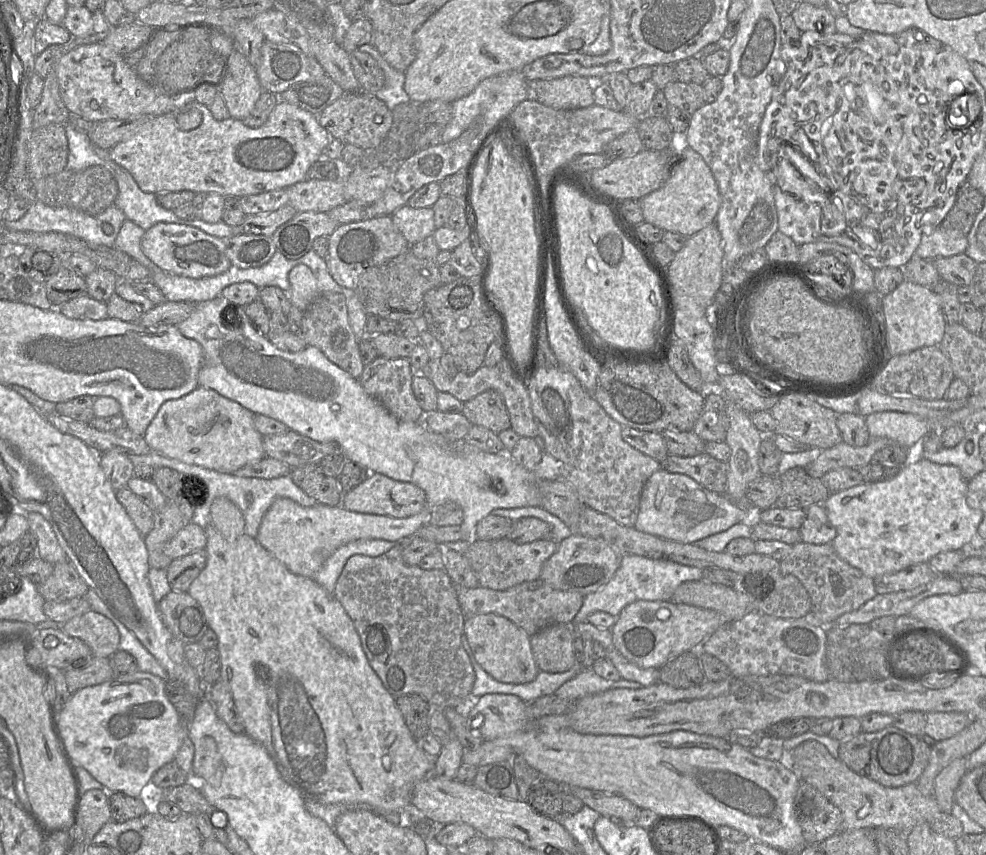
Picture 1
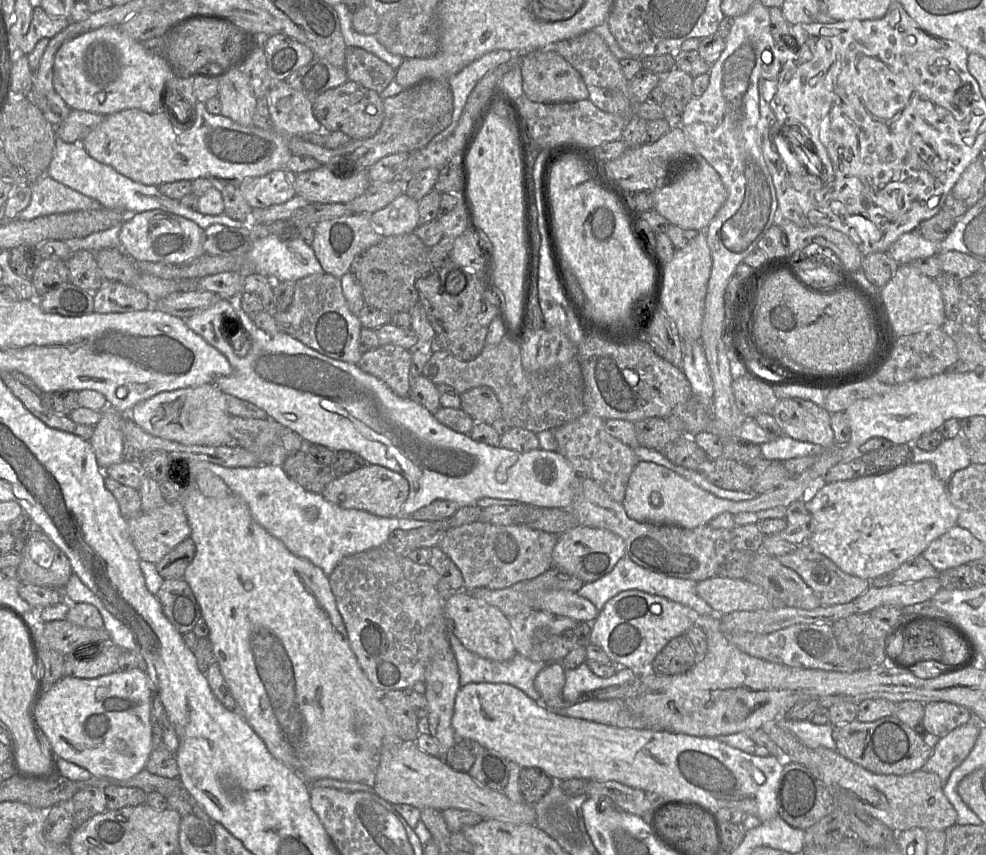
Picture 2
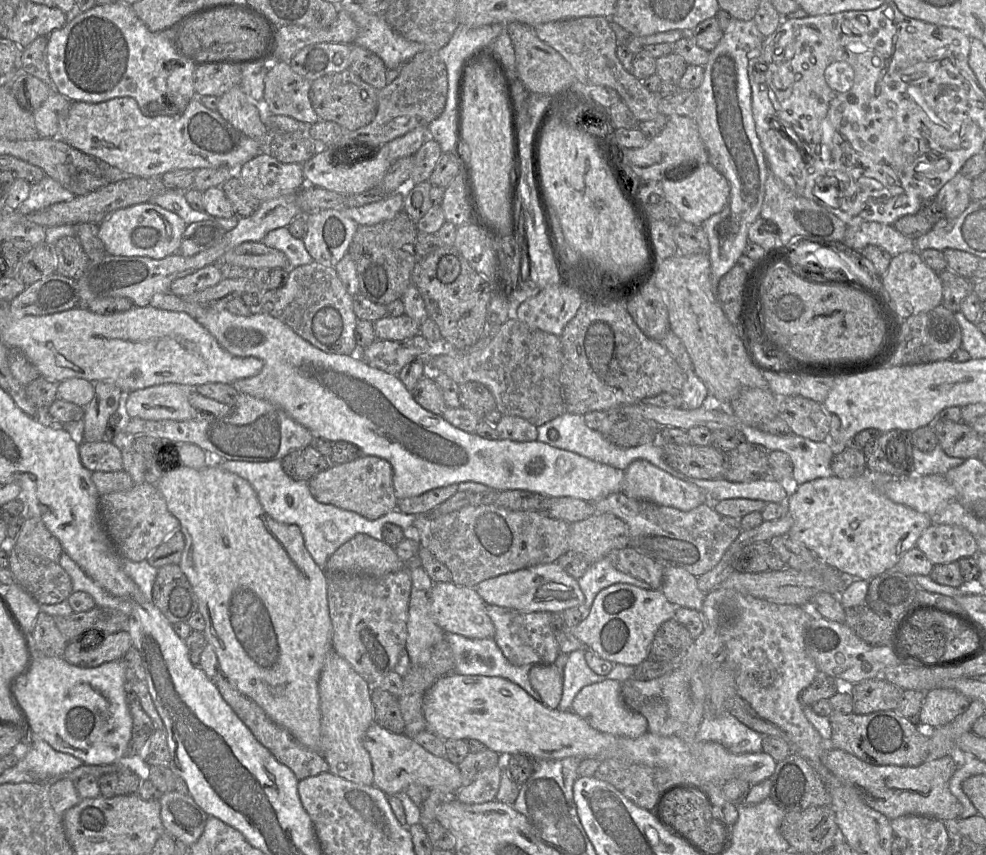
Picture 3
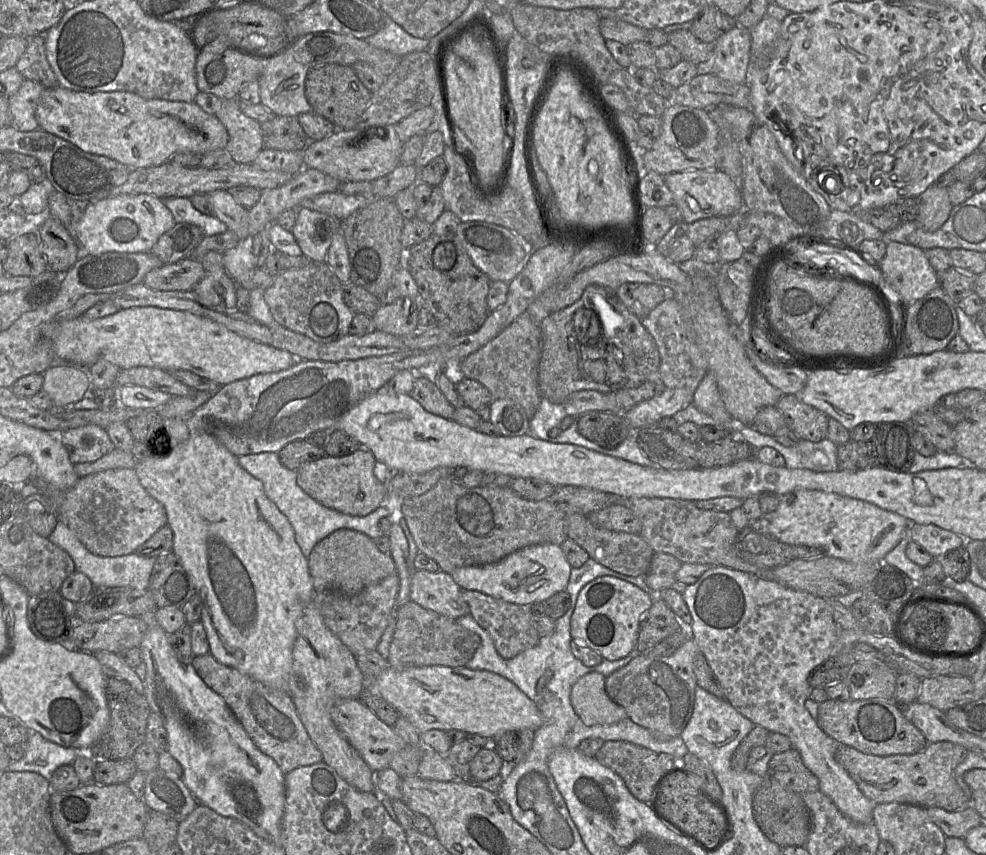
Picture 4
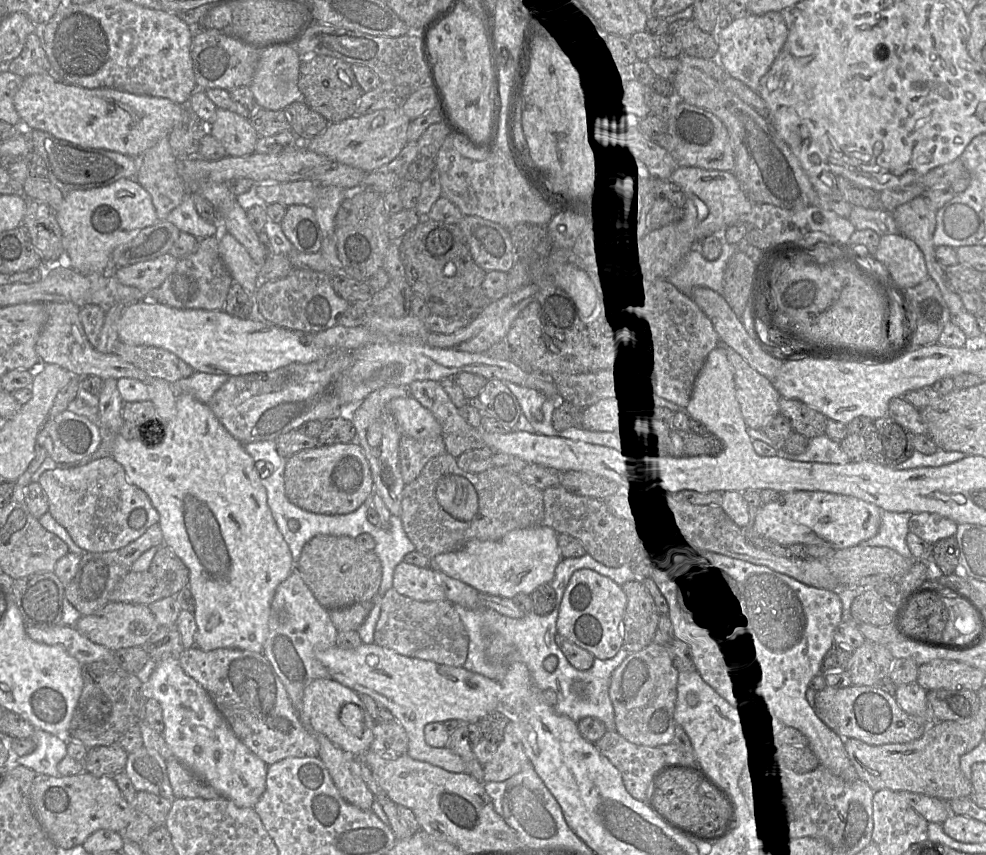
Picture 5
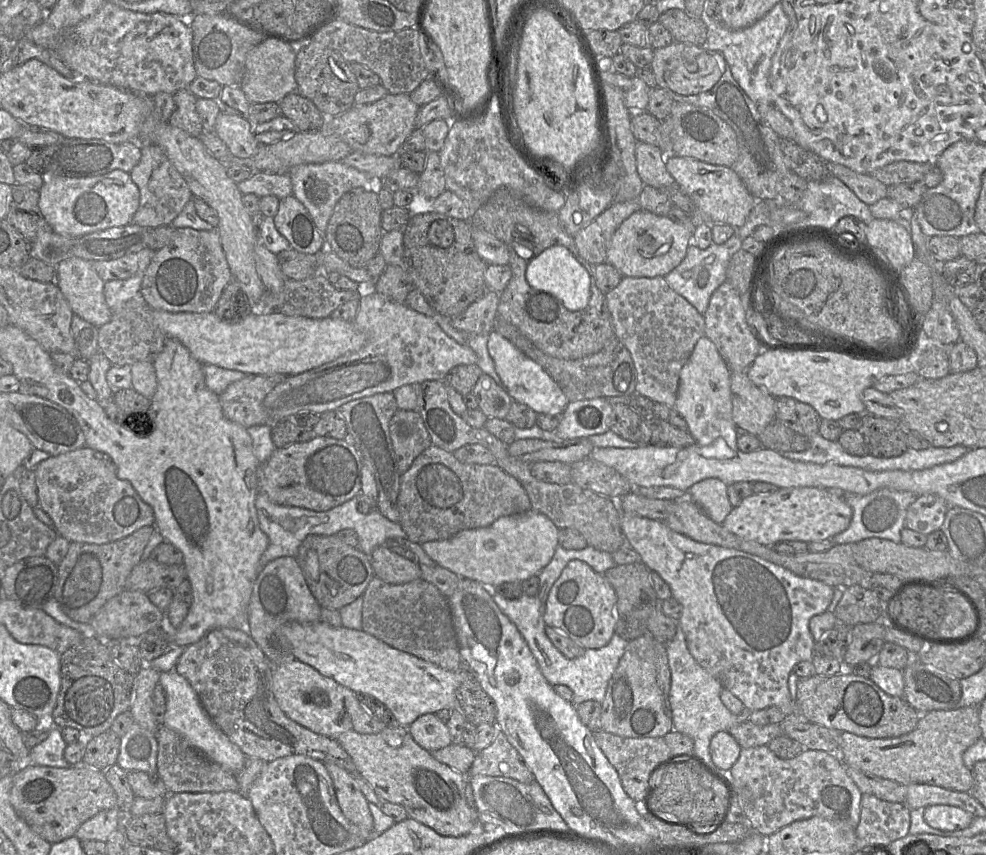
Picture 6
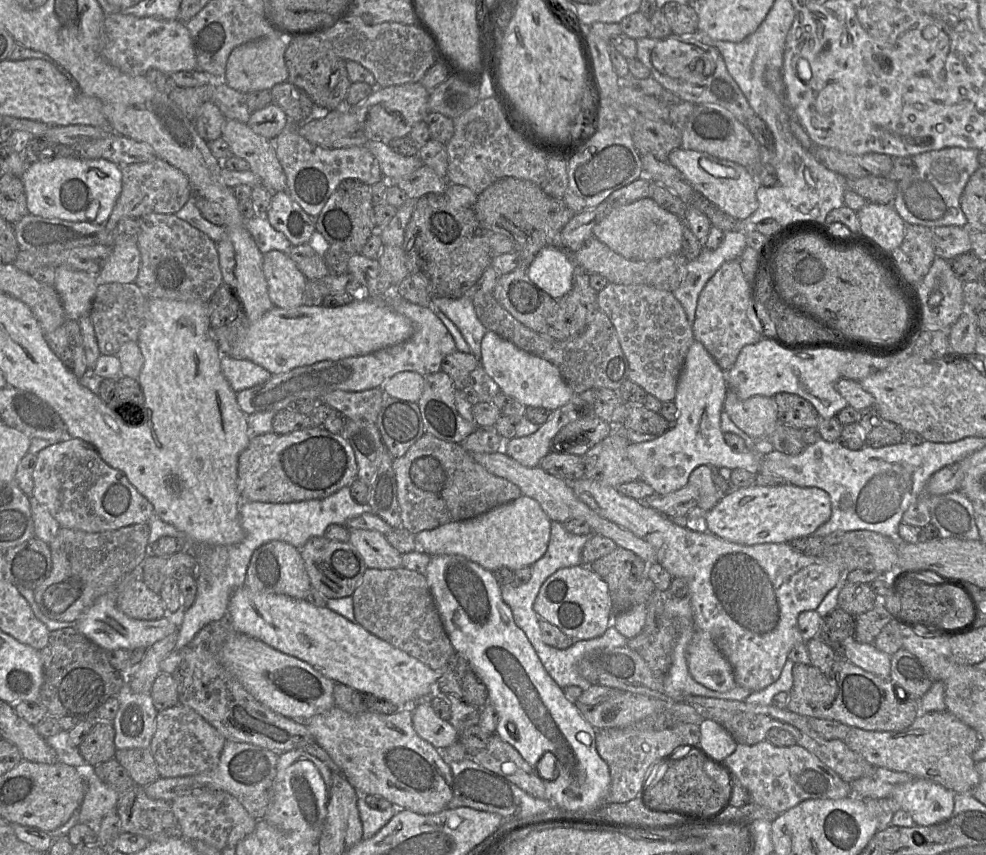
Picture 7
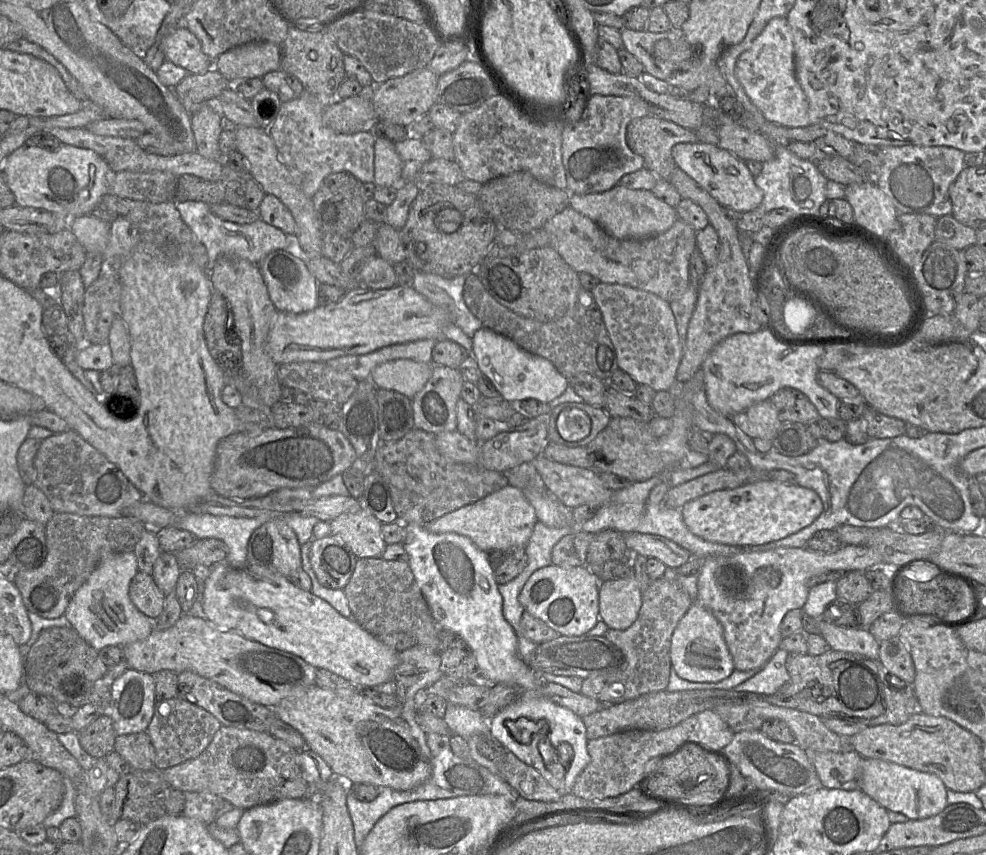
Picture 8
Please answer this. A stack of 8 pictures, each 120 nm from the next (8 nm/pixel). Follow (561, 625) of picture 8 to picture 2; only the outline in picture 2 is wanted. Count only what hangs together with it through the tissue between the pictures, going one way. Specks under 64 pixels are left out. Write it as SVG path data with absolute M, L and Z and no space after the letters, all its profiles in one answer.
M626 590L618 593L604 605L593 621L589 635L589 642L599 646L608 655L614 667L629 668L635 673L649 670L655 656L674 637L686 634L697 624L697 613L683 604L671 601L663 596L653 595L640 590Z

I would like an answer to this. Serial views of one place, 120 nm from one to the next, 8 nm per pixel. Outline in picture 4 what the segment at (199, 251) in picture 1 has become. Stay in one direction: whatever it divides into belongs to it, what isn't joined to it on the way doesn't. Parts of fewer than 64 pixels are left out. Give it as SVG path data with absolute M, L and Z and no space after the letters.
M150 194L119 195L88 201L80 220L74 225L74 239L80 257L109 252L148 253L159 237L175 224L162 199Z

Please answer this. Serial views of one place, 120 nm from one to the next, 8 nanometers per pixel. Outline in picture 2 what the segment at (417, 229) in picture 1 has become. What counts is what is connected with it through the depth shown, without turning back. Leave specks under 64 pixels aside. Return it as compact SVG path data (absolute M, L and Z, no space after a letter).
M404 192L386 207L370 214L369 219L381 236L414 232L420 225L418 201Z

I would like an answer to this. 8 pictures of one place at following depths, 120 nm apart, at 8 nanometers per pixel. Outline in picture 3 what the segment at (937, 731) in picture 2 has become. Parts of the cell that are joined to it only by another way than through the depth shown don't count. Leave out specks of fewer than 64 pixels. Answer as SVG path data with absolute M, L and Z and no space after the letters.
M934 688L924 693L923 705L915 721L924 729L935 729L961 716L969 703L967 697L953 689Z

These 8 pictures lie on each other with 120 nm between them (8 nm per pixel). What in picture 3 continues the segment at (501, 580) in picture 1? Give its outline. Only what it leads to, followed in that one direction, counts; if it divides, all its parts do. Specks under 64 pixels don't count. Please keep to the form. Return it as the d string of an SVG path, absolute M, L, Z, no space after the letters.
M495 504L467 505L439 516L433 513L415 515L415 528L421 548L428 549L450 571L452 582L474 588L480 582L539 564L555 562L568 550L569 523L551 518L538 510L515 511Z

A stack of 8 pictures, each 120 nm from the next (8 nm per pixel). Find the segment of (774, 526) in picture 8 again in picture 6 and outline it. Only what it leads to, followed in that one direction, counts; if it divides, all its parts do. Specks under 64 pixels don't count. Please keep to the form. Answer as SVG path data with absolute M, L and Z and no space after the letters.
M792 487L752 494L731 510L722 525L746 540L768 547L782 541L810 543L828 540L846 530L852 519L852 508L842 498L843 493L818 487Z

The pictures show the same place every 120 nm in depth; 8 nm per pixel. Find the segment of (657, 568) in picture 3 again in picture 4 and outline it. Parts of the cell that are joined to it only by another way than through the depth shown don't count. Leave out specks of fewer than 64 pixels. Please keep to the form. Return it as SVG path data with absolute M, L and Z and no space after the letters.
M566 513L567 537L587 551L590 558L603 566L627 576L644 576L654 550L640 534L618 532L593 525L587 515Z

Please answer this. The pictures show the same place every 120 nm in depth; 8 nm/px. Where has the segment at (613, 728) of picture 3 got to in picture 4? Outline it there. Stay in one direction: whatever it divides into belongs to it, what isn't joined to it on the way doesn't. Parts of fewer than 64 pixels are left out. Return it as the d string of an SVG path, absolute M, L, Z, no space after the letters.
M588 673L572 686L571 705L587 726L611 725L627 718L625 710L608 696L605 683L602 674Z

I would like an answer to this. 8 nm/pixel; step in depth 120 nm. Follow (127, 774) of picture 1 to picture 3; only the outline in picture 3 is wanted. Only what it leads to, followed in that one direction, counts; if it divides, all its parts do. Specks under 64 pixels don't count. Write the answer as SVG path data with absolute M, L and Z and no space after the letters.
M35 648L30 671L14 685L32 733L54 750L70 754L87 765L107 765L126 753L132 718L126 702L128 670L120 661L93 668L74 666L63 657L42 655Z

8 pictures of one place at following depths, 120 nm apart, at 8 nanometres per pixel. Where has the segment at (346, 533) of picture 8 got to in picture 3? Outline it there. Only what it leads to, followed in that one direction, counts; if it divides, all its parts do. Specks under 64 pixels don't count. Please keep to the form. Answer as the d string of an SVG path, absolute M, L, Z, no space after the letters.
M451 582L433 583L430 594L430 613L445 633L460 634L471 639L492 638L495 627L487 614L487 604L474 588Z

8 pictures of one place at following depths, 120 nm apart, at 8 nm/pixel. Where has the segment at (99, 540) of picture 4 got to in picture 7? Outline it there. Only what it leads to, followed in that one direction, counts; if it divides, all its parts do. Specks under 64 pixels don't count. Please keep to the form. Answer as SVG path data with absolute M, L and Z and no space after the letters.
M67 437L51 443L37 454L33 471L33 494L57 520L60 527L86 532L104 532L139 523L148 523L155 515L153 505L129 482L123 472L109 466L92 444Z

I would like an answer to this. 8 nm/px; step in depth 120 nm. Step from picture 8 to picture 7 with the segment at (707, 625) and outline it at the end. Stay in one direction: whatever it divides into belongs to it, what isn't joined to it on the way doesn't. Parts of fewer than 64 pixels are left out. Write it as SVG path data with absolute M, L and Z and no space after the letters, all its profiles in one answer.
M694 631L687 648L691 676L708 689L726 692L736 686L733 669L706 633Z

